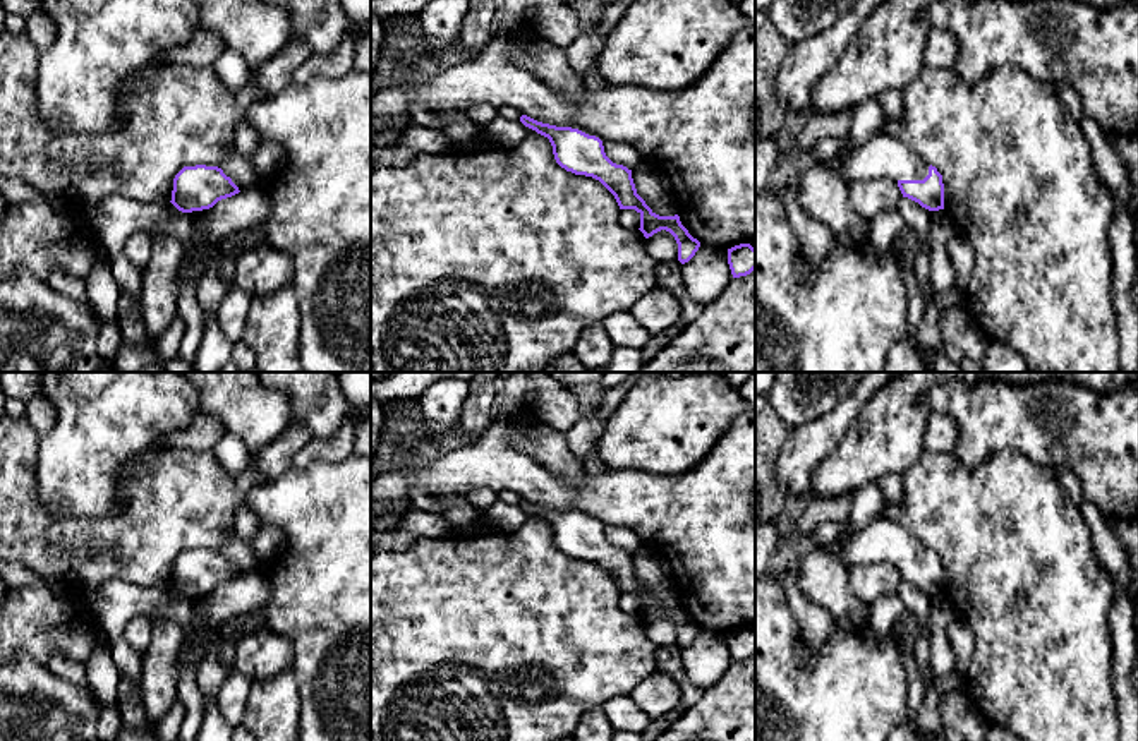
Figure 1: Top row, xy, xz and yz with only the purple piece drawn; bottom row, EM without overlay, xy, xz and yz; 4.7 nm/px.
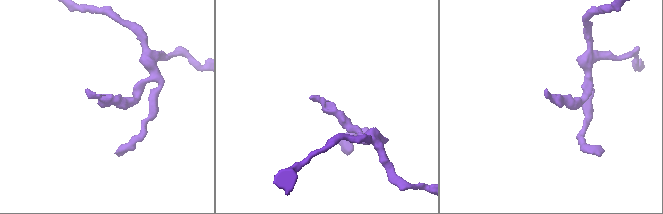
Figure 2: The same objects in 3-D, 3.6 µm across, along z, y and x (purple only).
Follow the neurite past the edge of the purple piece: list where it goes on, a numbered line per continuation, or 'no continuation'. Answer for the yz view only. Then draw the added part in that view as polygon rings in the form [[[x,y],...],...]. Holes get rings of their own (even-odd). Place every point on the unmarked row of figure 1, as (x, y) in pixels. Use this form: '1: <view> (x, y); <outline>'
1: yz (883, 539); [[[879,516],[846,540],[843,564],[848,569],[881,561],[889,561],[896,566],[923,564],[929,559],[929,551],[903,525]]]

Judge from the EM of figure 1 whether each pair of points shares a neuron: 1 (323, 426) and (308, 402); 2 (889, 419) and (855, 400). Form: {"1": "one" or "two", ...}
{"1": "one", "2": "two"}

